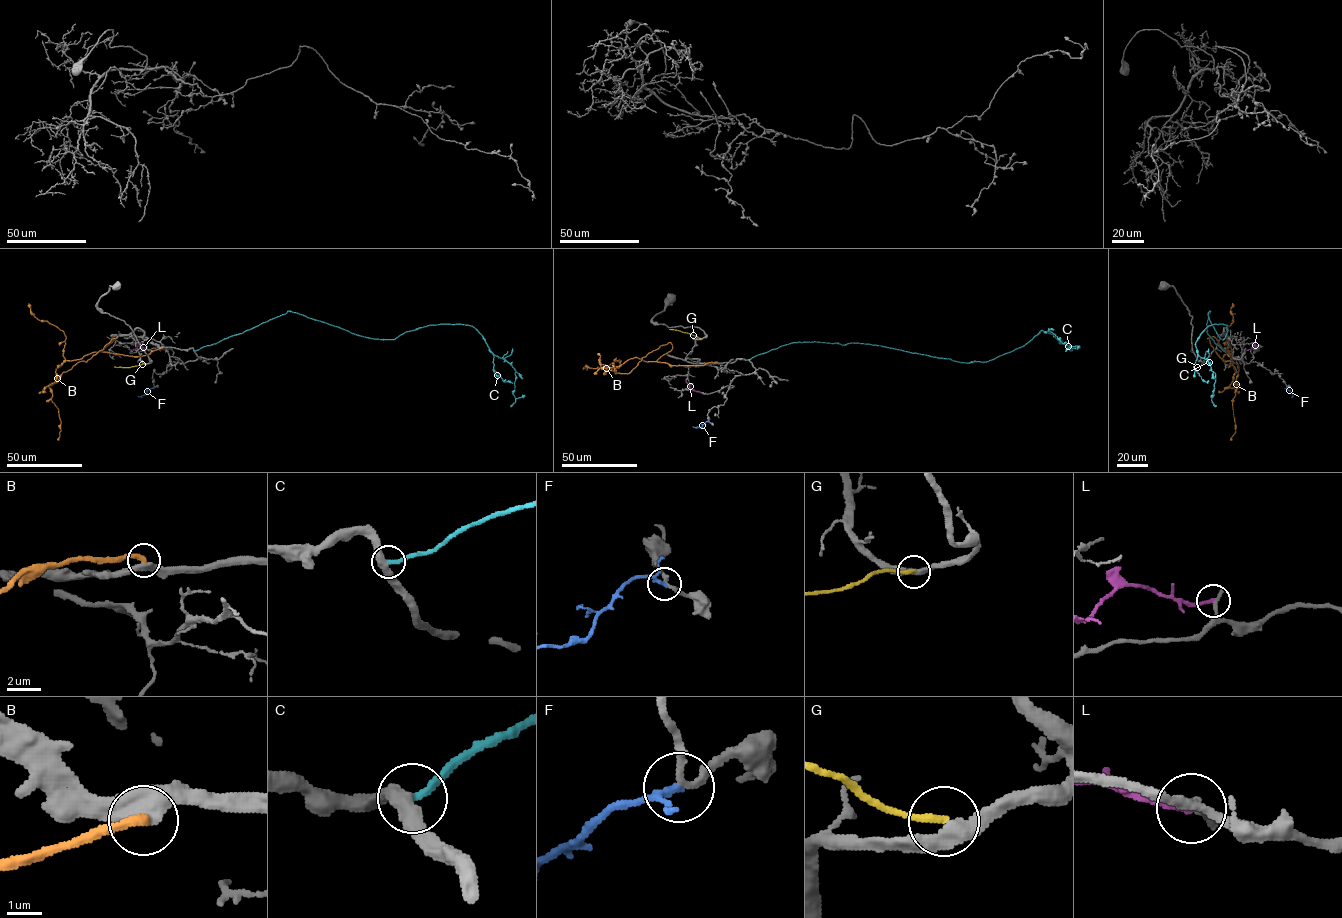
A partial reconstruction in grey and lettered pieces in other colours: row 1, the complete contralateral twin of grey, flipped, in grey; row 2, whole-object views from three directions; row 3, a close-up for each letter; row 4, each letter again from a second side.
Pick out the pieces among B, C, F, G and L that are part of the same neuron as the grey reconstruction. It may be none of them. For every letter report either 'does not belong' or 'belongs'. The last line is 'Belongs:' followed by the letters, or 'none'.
B: does not belong
C: does not belong
F: does not belong
G: does not belong
L: does not belong
Belongs: none

